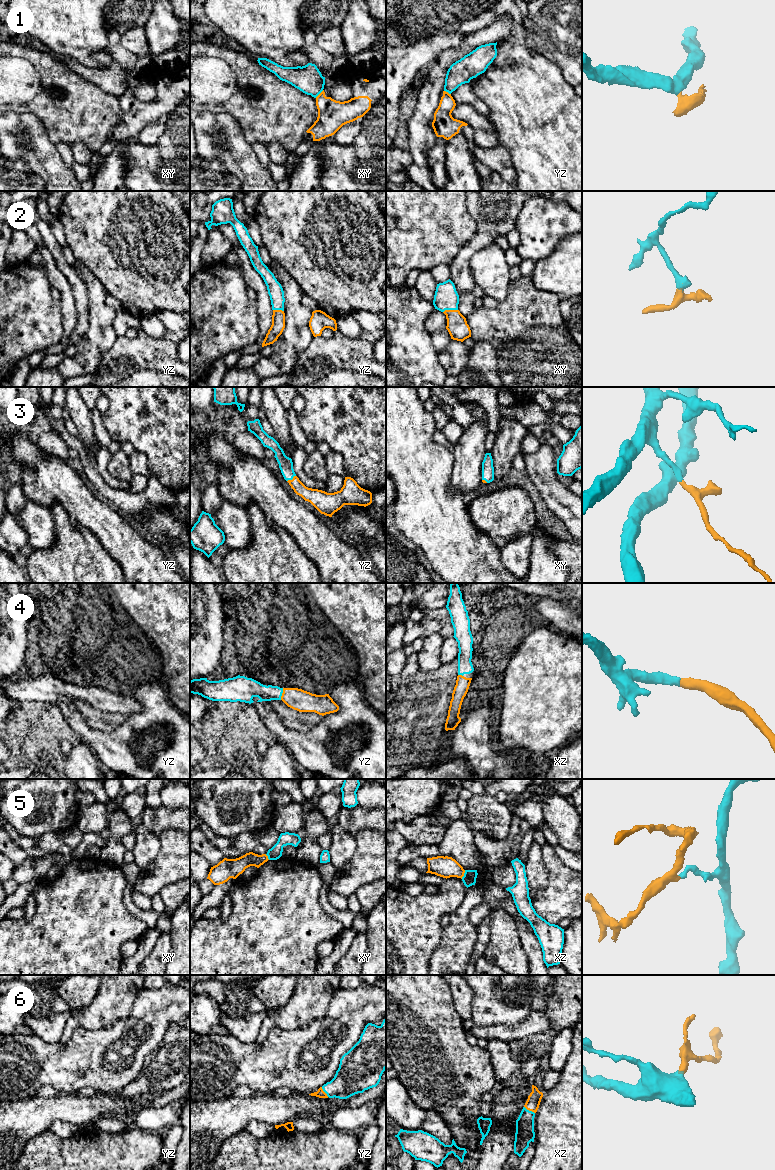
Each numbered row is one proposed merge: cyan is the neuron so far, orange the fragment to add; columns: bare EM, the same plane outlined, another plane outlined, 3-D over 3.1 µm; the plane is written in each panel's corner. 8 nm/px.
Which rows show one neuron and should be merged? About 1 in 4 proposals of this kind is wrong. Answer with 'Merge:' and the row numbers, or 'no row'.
Merge: 2, 3, 4, 6

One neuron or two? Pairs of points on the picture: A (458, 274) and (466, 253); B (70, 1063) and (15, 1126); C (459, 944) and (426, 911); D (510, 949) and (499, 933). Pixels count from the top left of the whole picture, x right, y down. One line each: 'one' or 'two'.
A: one
B: two
C: two
D: one

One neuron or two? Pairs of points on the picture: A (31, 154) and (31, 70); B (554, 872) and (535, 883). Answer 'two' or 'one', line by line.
A: two
B: two

